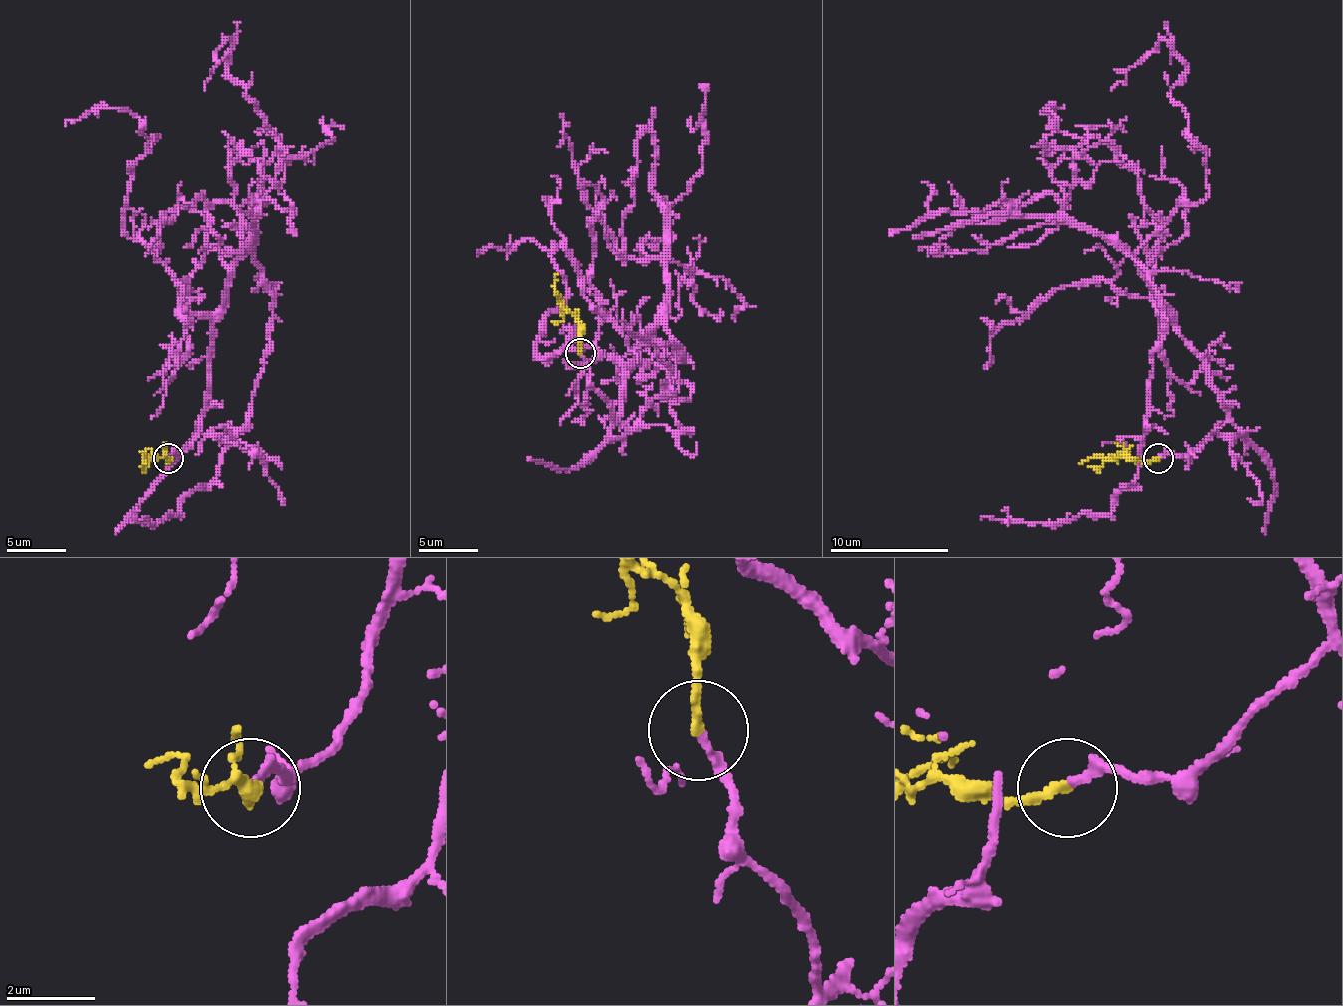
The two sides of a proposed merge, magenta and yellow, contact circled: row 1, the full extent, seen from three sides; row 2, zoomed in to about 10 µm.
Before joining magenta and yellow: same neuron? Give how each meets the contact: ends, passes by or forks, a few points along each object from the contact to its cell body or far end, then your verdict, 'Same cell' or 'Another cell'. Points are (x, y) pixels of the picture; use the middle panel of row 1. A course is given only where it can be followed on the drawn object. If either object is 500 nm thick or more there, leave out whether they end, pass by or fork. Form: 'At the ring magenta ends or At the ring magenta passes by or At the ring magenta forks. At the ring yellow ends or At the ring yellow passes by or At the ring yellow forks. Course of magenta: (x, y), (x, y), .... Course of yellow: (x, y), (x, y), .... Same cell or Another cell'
At the ring magenta ends. At the ring yellow ends. Course of magenta: (581, 354), (614, 422), (643, 339), (661, 324), (685, 357), (590, 303), (551, 221), (551, 176). Course of yellow: (581, 354), (578, 321), (554, 289), (557, 274). Same cell

